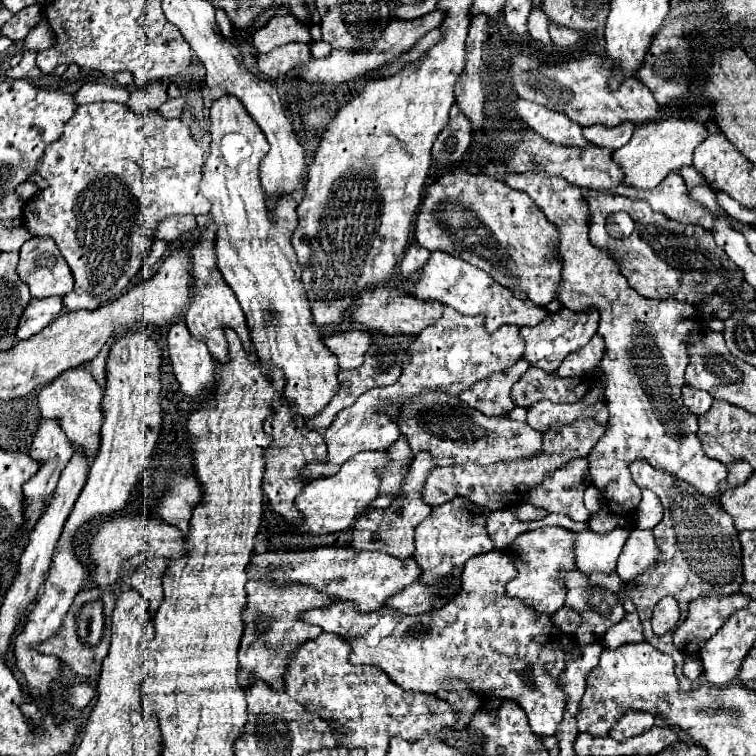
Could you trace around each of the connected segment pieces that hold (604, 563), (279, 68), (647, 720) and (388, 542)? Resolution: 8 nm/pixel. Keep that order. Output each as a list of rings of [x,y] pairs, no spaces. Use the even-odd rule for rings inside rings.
[[[615,527],[613,531],[601,535],[593,531],[585,531],[577,535],[575,541],[575,555],[577,555],[577,567],[583,573],[589,571],[601,571],[609,573],[617,565],[617,557],[621,553],[621,547],[625,545],[625,539],[633,527]]]
[[[289,43],[269,53],[259,53],[257,69],[261,75],[275,79],[277,75],[289,73],[293,67],[299,67],[299,63],[307,63],[309,59],[311,59],[311,51],[307,43]]]
[[[627,711],[613,727],[613,731],[609,733],[609,737],[613,737],[615,741],[627,741],[635,735],[641,735],[645,731],[649,731],[655,725],[653,715],[645,713],[645,711]]]
[[[421,453],[415,457],[413,465],[411,465],[411,471],[407,473],[405,477],[405,483],[403,483],[403,489],[401,489],[401,495],[397,497],[397,501],[393,501],[387,509],[379,511],[379,509],[369,509],[361,515],[361,519],[357,519],[355,527],[353,527],[353,547],[355,549],[377,549],[377,547],[383,547],[385,551],[389,551],[389,555],[395,555],[399,559],[407,559],[413,555],[415,551],[415,543],[413,543],[413,529],[429,517],[431,509],[429,503],[425,503],[421,499],[421,487],[425,485],[425,479],[429,477],[429,471],[433,471],[437,465],[433,463],[433,459],[429,459],[429,455]]]

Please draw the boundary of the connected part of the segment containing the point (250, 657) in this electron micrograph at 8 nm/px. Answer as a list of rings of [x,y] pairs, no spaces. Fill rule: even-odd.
[[[249,579],[247,585],[247,609],[243,613],[245,621],[245,633],[239,647],[239,683],[241,687],[247,685],[247,681],[253,679],[265,679],[273,689],[283,689],[283,675],[287,667],[287,657],[293,653],[303,641],[315,639],[321,635],[321,627],[309,625],[301,619],[301,613],[311,609],[321,609],[331,603],[337,603],[337,599],[329,599],[329,595],[321,595],[321,591],[313,591],[313,587],[305,587],[301,583],[289,583],[289,587],[273,587],[273,583],[261,583],[261,579]],[[263,617],[267,623],[267,633],[257,635],[255,633],[255,621]]]

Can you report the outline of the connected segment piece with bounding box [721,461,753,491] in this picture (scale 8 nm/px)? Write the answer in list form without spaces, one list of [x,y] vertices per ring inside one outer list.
[[[741,461],[741,463],[735,463],[735,465],[729,465],[729,477],[721,483],[721,491],[729,489],[729,487],[735,487],[735,485],[741,485],[749,479],[749,475],[753,473],[753,469],[749,467],[749,463]]]

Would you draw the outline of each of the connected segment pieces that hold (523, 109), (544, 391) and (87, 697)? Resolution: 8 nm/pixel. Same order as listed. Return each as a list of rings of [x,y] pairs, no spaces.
[[[519,99],[513,105],[515,113],[521,117],[523,123],[527,123],[533,131],[537,131],[547,141],[559,143],[559,145],[573,145],[573,147],[591,147],[593,143],[583,137],[583,129],[573,123],[565,113],[551,111],[543,105],[523,101]]]
[[[529,367],[525,371],[525,375],[513,385],[513,391],[511,391],[513,401],[519,407],[529,407],[529,405],[533,405],[537,401],[543,401],[543,399],[553,401],[553,403],[577,403],[585,393],[587,393],[587,387],[585,385],[579,387],[579,379],[577,377],[565,379],[565,377],[559,377],[559,375],[549,375],[549,373],[541,371],[541,369],[537,369],[537,367]]]
[[[81,683],[81,685],[73,685],[67,689],[69,691],[69,701],[75,709],[83,709],[89,705],[89,701],[95,697],[95,689]]]

